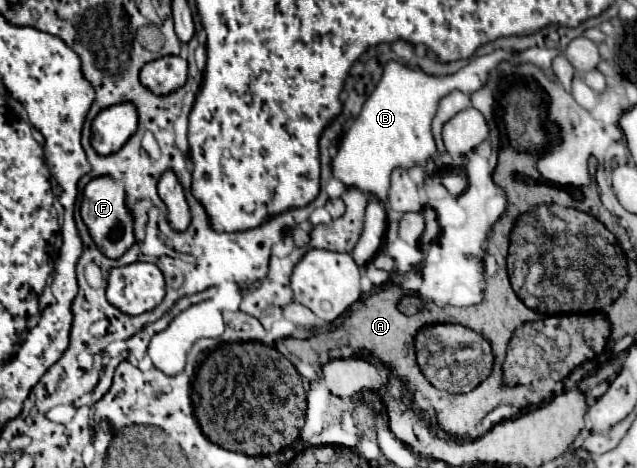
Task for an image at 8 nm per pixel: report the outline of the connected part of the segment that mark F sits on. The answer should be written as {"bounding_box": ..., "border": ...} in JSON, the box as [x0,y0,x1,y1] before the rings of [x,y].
{"bounding_box":[80,178,134,260],"border":[[[94,178],[84,190],[82,196],[82,206],[80,206],[80,216],[84,224],[88,226],[88,232],[92,240],[96,242],[98,250],[106,254],[112,260],[118,260],[132,244],[134,244],[134,234],[132,234],[132,216],[128,214],[124,206],[124,190],[114,178]]]}

